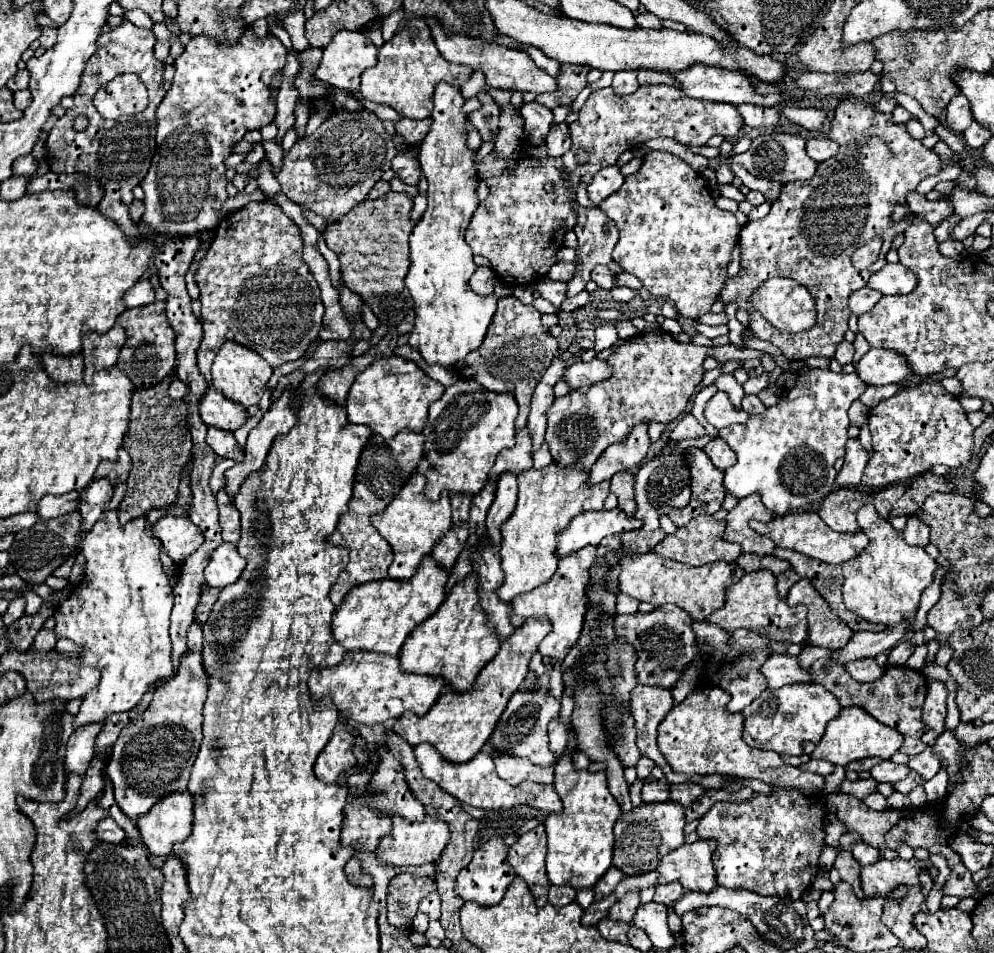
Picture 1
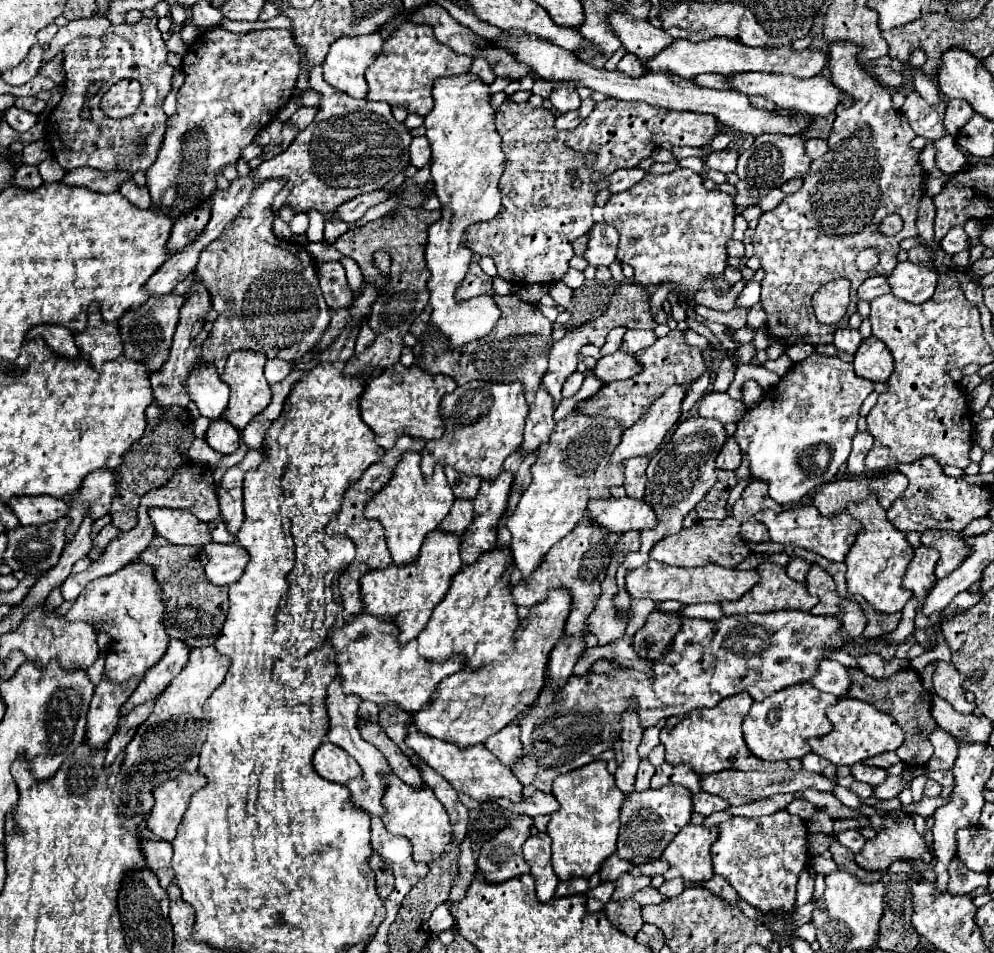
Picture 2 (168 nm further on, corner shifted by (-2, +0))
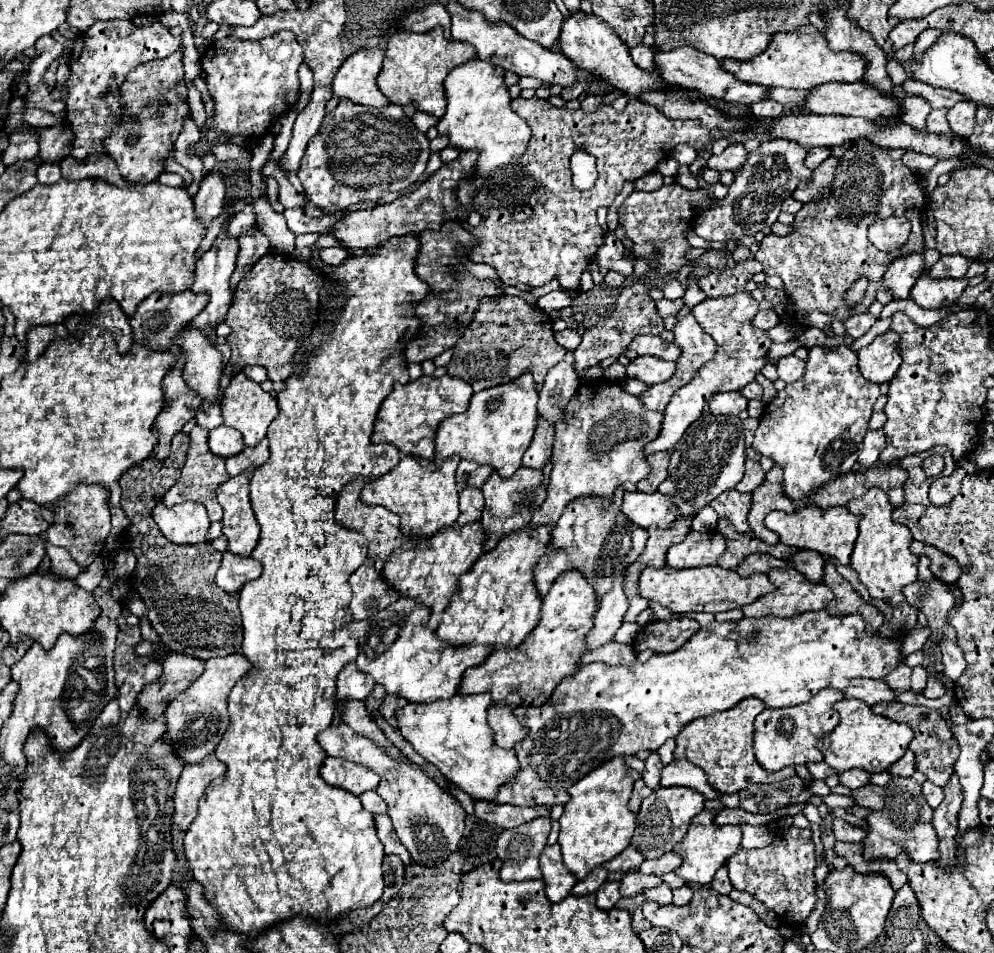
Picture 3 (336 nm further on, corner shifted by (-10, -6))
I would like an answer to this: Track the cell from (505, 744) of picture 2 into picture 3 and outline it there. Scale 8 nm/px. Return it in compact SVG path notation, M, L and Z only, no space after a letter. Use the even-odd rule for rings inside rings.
M492 707L488 709L488 725L494 731L494 743L504 749L514 749L516 741L520 743L522 737L528 735L528 729L524 729L518 719L512 713L512 707Z

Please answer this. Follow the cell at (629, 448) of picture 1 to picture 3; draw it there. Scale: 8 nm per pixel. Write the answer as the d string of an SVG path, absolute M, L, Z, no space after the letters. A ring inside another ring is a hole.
M748 293L720 297L720 299L704 299L702 303L698 303L692 309L692 315L700 323L700 327L708 335L712 335L712 339L718 343L718 351L712 361L708 361L684 387L680 387L672 395L672 399L664 411L662 429L652 443L646 443L644 457L658 453L658 451L670 451L678 443L678 439L684 435L684 431L702 415L704 405L710 397L714 397L716 393L722 393L722 391L738 391L744 385L748 385L750 381L754 381L754 375L760 373L760 369L768 363L766 351L772 345L772 341L766 337L764 331L754 329L750 325L752 315L756 315L756 313L758 313L758 303Z

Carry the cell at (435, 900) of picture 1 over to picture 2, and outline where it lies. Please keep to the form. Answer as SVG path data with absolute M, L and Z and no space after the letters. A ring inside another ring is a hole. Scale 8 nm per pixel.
M442 903L442 905L438 905L438 907L434 909L428 925L430 925L430 931L432 931L434 935L440 935L440 933L450 931L450 929L454 927L454 917L450 915L446 903Z

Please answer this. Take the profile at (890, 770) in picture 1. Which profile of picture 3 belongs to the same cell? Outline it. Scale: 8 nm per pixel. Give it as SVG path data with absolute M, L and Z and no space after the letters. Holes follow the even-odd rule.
M850 769L846 773L840 773L840 783L850 789L860 789L860 787L870 785L870 775L860 769Z

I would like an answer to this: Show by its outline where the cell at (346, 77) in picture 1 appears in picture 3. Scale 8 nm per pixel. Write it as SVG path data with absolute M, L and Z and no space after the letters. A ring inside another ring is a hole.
M360 49L352 53L340 65L334 77L334 95L368 107L388 105L388 99L376 87L376 77L382 69L382 61L384 49Z

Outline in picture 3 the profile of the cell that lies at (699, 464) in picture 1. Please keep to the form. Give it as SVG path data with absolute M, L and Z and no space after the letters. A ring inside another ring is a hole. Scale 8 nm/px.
M732 489L732 491L724 491L724 495L720 495L720 499L714 499L710 503L710 507L718 513L720 519L728 519L738 533L746 533L750 529L748 519L746 519L750 501L752 501L750 493L740 493L736 489Z

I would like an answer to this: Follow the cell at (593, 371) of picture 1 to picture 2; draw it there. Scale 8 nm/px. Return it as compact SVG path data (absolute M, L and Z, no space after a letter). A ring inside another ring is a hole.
M626 351L604 355L594 369L594 375L604 383L628 379L634 377L636 373L640 373L640 361L636 361L634 353L626 353Z

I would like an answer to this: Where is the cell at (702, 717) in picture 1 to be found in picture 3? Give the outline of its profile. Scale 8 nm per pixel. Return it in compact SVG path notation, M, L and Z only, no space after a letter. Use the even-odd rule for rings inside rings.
M748 697L740 701L736 707L720 713L708 715L704 719L694 719L692 723L684 725L676 737L674 759L686 759L696 767L702 767L706 773L708 783L718 789L720 793L736 793L750 783L776 783L790 775L794 775L794 767L768 773L754 757L752 751L752 733L754 733L754 717L764 709L760 699Z

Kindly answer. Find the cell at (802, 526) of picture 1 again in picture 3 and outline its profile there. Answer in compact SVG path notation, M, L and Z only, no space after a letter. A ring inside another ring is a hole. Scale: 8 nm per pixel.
M812 505L800 511L794 511L790 515L784 511L772 511L764 519L764 525L770 531L778 533L780 543L784 545L798 547L798 549L812 549L812 551L818 551L820 555L838 559L842 565L848 565L854 549L854 541L858 537L858 521L860 521L860 515L850 513L846 507L832 507L828 511L822 511L820 507Z

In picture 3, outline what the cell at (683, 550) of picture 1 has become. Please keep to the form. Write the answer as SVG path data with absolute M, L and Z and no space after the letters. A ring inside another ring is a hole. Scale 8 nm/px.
M690 531L682 543L676 543L666 553L666 565L674 569L718 565L718 559L726 553L726 537L718 531L696 533Z

